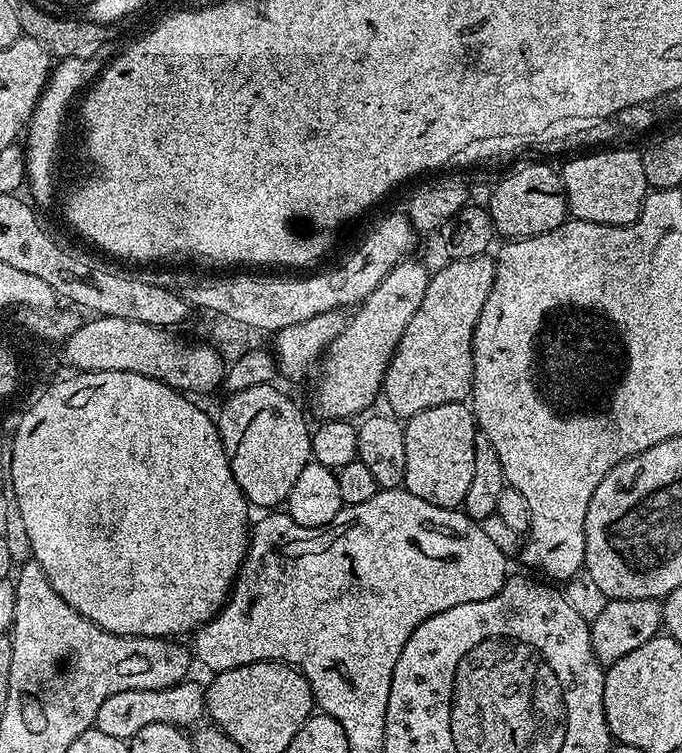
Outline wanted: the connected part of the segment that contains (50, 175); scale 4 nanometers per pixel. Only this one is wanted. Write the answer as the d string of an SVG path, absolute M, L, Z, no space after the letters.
M100 54L61 56L52 65L52 72L38 98L38 106L34 106L34 112L22 137L26 192L29 192L27 195L33 205L41 204L42 207L48 208L56 200L56 184L52 179L56 176L56 159L60 156L60 135L64 132L64 119L67 118L71 108L73 111L81 93L104 69L106 60L102 57Z

